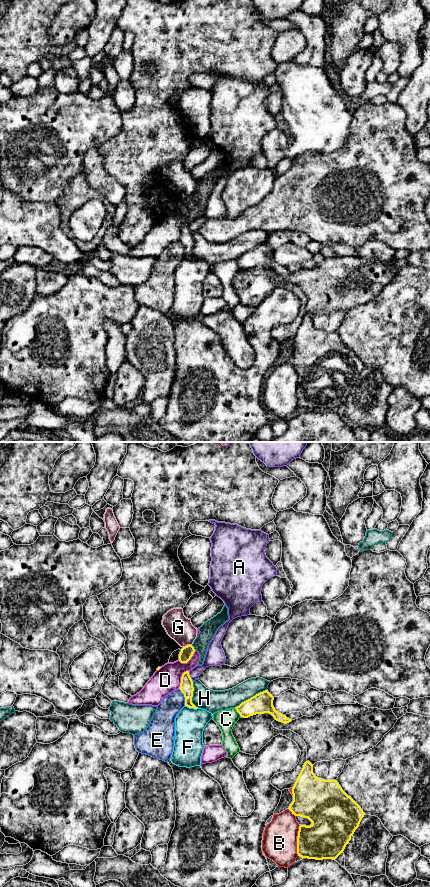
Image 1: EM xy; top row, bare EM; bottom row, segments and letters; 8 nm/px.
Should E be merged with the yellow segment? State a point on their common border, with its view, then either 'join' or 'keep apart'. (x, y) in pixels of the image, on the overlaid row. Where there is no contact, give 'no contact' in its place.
meets yellow in xy at (184, 696); keep apart

